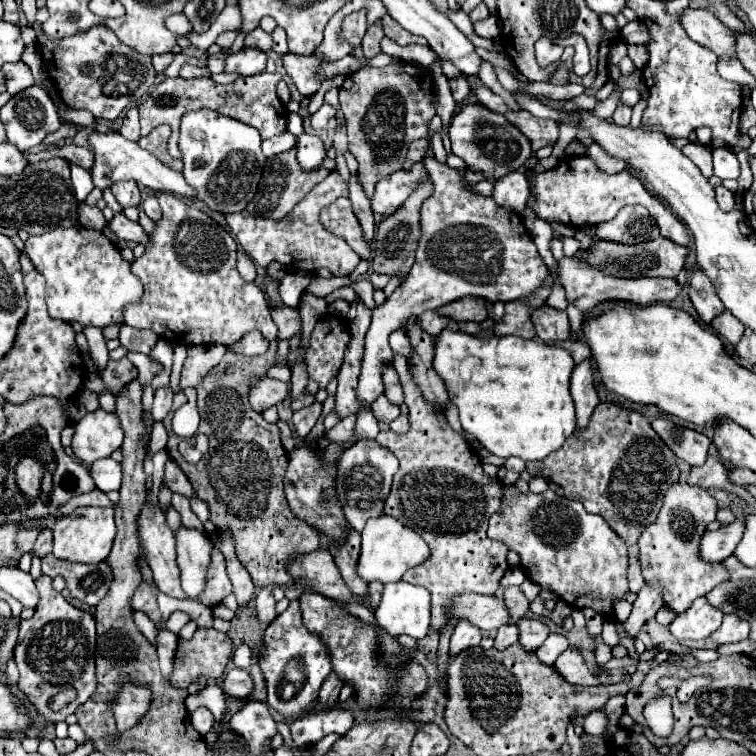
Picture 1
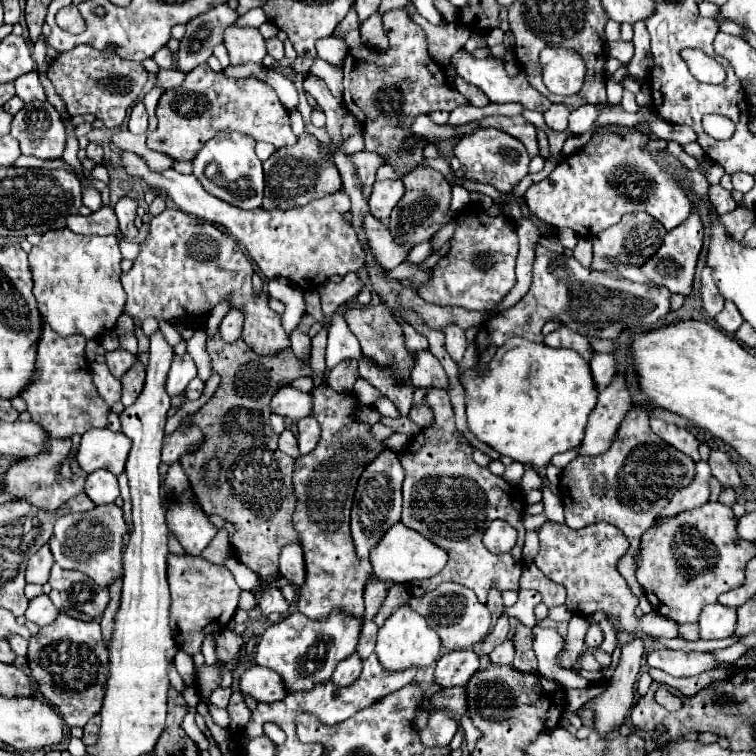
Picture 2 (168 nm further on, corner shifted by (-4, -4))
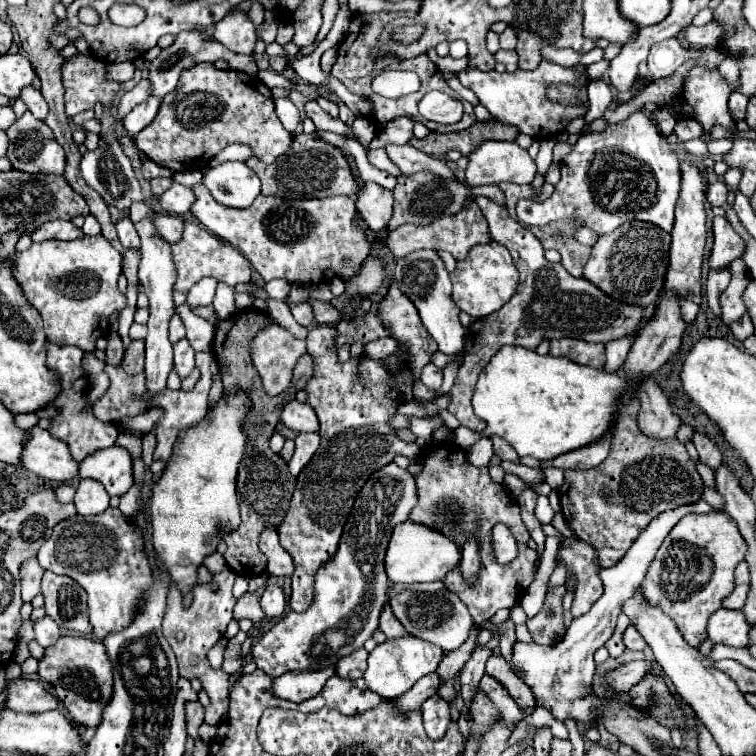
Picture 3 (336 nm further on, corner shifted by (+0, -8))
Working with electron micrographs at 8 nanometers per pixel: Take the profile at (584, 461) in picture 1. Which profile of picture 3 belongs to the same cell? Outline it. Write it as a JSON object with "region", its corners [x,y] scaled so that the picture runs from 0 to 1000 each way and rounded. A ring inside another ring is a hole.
{"region":[[[837,526],[816,556],[819,561],[800,611],[779,622],[747,622],[747,635],[737,651],[750,696],[763,712],[790,725],[798,751],[813,749],[827,735],[864,683],[880,672],[917,667],[930,653],[927,630],[906,590],[896,579],[866,582],[853,577],[843,563],[843,545],[845,529]]]}

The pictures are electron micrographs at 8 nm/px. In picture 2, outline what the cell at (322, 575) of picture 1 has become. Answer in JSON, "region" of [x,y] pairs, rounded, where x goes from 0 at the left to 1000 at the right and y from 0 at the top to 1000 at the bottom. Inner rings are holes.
{"region":[[[380,720],[372,725],[369,735],[369,757],[374,765],[390,775],[398,775],[403,767],[403,743],[401,743],[401,728],[396,720]]]}

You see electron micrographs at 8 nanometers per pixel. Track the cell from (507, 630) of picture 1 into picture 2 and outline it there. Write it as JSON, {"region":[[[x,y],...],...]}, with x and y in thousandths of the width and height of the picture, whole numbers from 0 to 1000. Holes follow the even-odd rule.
{"region":[[[668,847],[665,852],[660,852],[660,854],[647,865],[647,873],[649,873],[652,878],[668,881],[668,878],[676,878],[676,876],[679,876],[679,868],[681,868],[679,849],[676,849],[676,847]]]}

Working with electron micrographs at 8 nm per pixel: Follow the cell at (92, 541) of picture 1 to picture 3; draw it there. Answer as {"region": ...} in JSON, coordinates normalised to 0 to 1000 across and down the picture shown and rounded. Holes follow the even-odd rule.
{"region":[[[144,672],[126,683],[99,680],[78,690],[49,733],[60,754],[94,762],[112,778],[118,788],[118,820],[128,847],[171,825],[176,810],[181,810],[187,783],[197,775],[197,746],[192,746],[192,733],[181,725],[181,717],[189,720],[189,712],[176,688],[155,672]]]}

